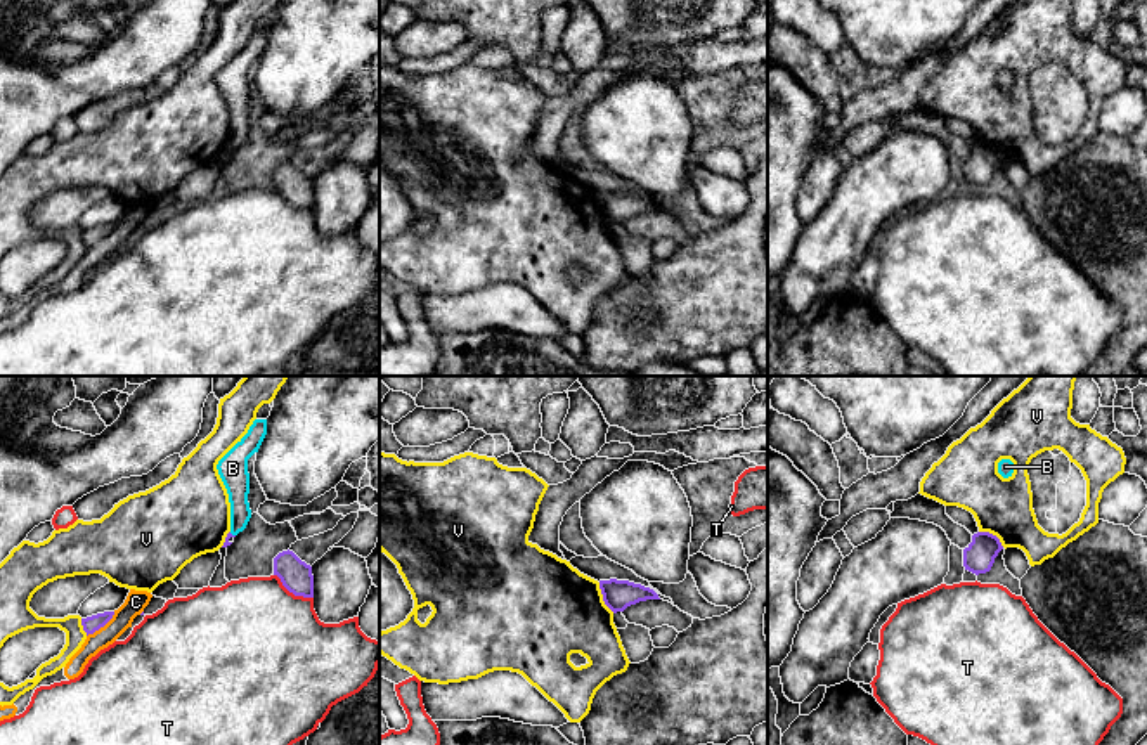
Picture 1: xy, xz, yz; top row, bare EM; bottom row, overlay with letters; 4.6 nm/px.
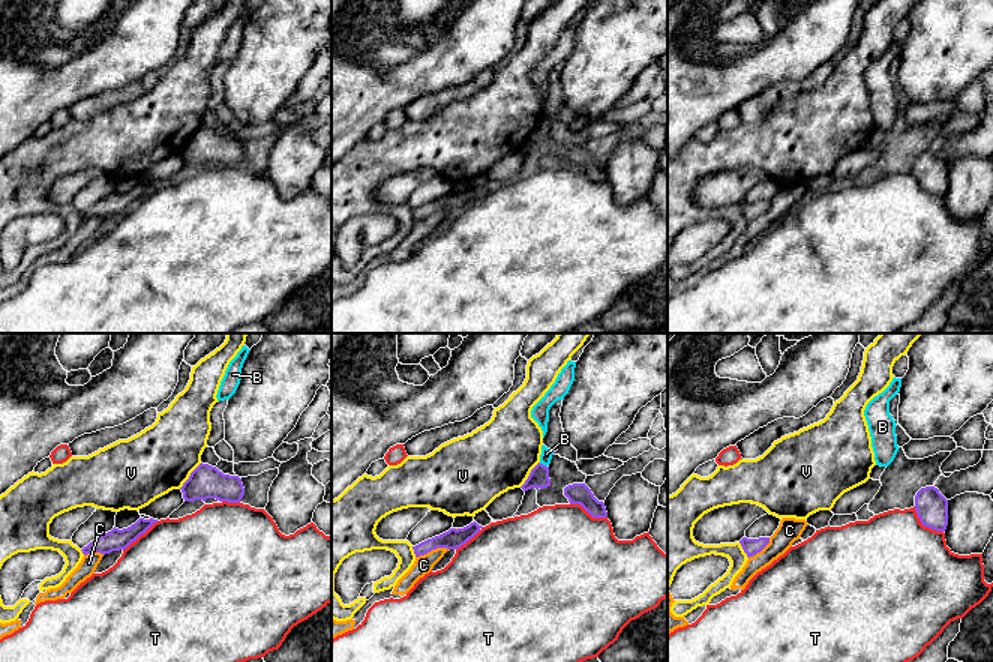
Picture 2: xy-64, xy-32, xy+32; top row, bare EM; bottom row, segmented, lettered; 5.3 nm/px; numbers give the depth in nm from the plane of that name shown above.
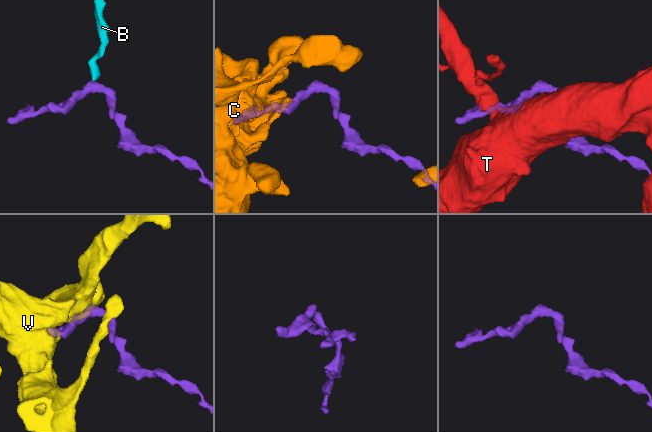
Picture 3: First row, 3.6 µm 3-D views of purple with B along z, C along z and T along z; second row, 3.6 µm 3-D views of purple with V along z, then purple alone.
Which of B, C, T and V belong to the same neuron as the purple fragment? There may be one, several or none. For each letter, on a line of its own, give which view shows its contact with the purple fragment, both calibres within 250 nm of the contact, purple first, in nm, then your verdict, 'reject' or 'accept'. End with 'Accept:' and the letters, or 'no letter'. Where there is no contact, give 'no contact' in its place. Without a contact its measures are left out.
B: xy | 20/120 nm | accept
C: xy | 80/100 nm | reject
T: xy | 150/500 nm | reject
V: xz | 140/440 nm | reject
Accept: B

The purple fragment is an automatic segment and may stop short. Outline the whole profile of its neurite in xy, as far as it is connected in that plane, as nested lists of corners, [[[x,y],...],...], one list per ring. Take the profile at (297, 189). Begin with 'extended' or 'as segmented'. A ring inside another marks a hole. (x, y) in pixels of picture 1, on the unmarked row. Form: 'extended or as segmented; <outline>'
as segmented; [[[282,163],[274,170],[274,187],[295,208],[314,210],[312,178],[301,173],[293,163]]]

